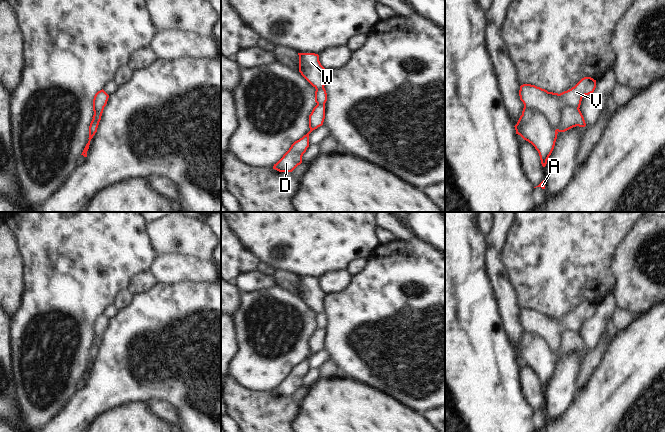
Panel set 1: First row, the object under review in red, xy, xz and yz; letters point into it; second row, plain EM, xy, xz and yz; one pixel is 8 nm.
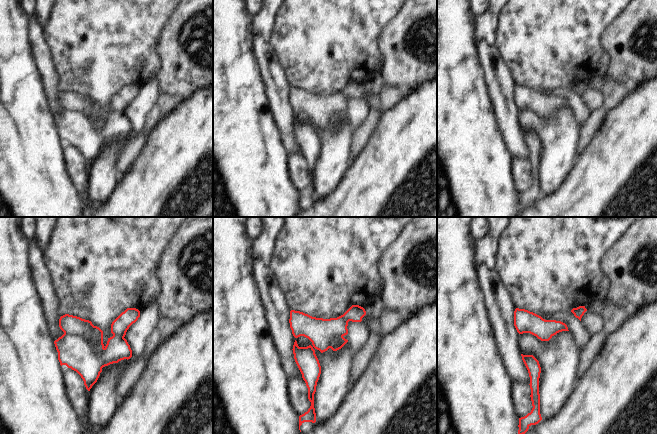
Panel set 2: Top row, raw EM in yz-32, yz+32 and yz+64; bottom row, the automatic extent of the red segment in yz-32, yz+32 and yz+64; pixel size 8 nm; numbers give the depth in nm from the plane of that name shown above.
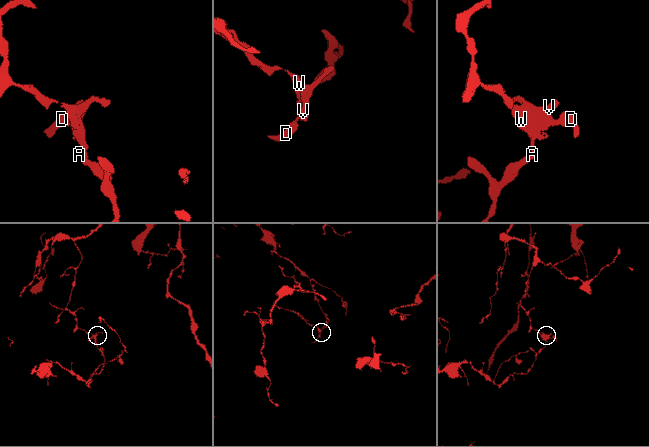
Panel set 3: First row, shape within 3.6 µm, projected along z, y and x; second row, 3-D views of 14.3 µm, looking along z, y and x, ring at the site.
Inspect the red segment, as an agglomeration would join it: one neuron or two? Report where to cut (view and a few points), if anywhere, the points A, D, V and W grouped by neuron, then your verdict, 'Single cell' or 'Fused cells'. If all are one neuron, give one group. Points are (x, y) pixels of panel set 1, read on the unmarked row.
Split along yz (524, 330), (537, 333), (553, 352), (565, 331), (578, 332). Groups: A D W / V. Fused cells.

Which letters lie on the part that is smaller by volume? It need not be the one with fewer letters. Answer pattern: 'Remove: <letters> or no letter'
Remove: V

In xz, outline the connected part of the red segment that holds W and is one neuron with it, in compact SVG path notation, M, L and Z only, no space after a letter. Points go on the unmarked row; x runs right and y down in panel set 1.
M298 277L299 296L315 312L324 311L324 297L326 293L319 285L319 279L315 277Z

